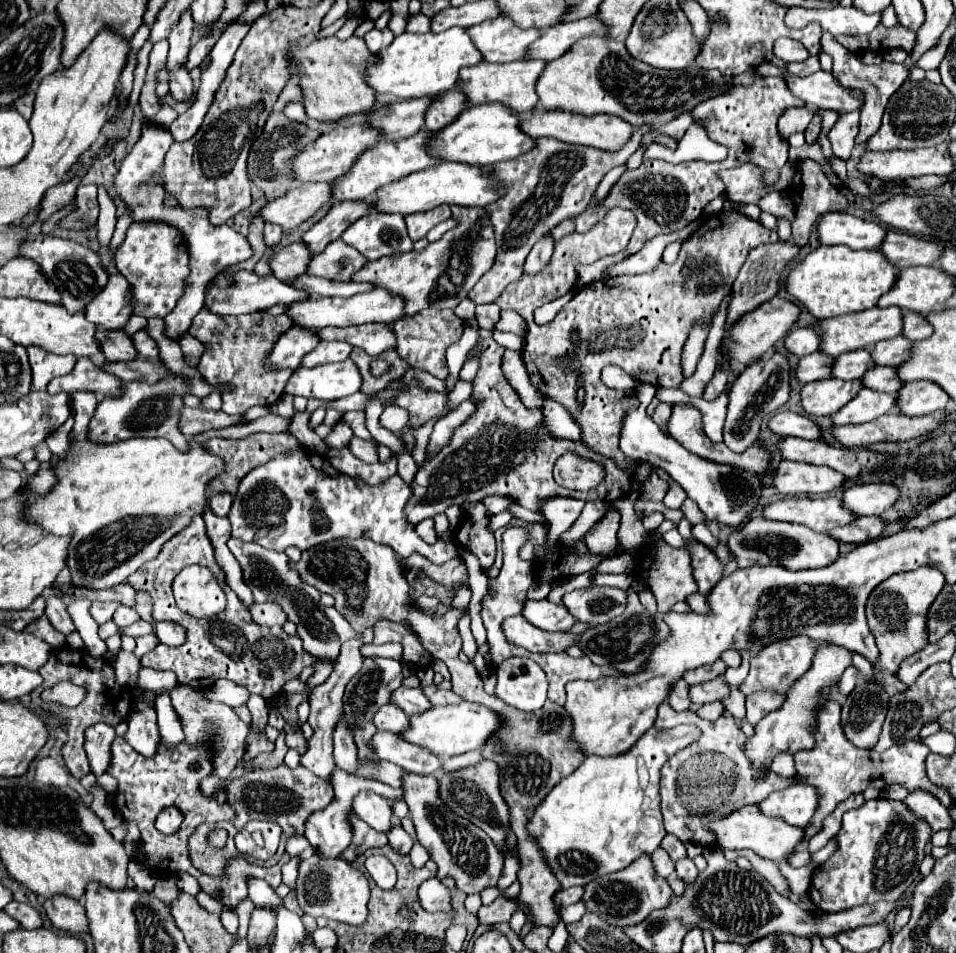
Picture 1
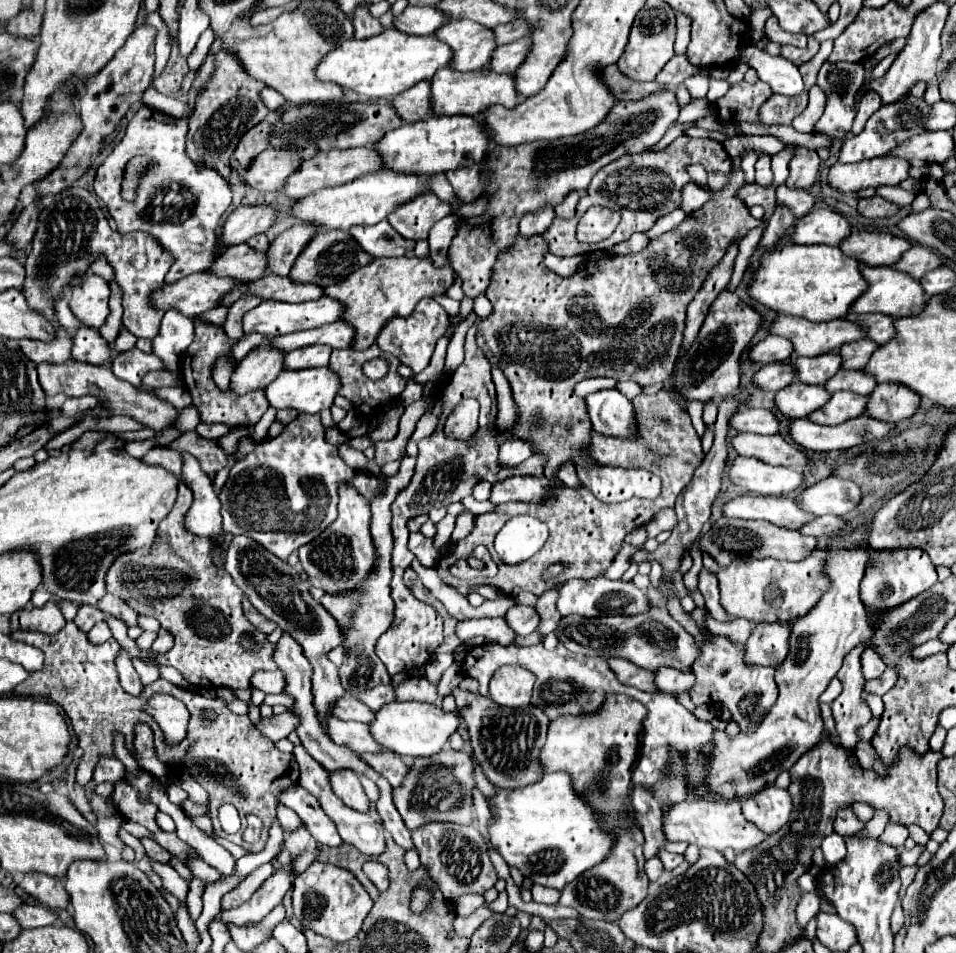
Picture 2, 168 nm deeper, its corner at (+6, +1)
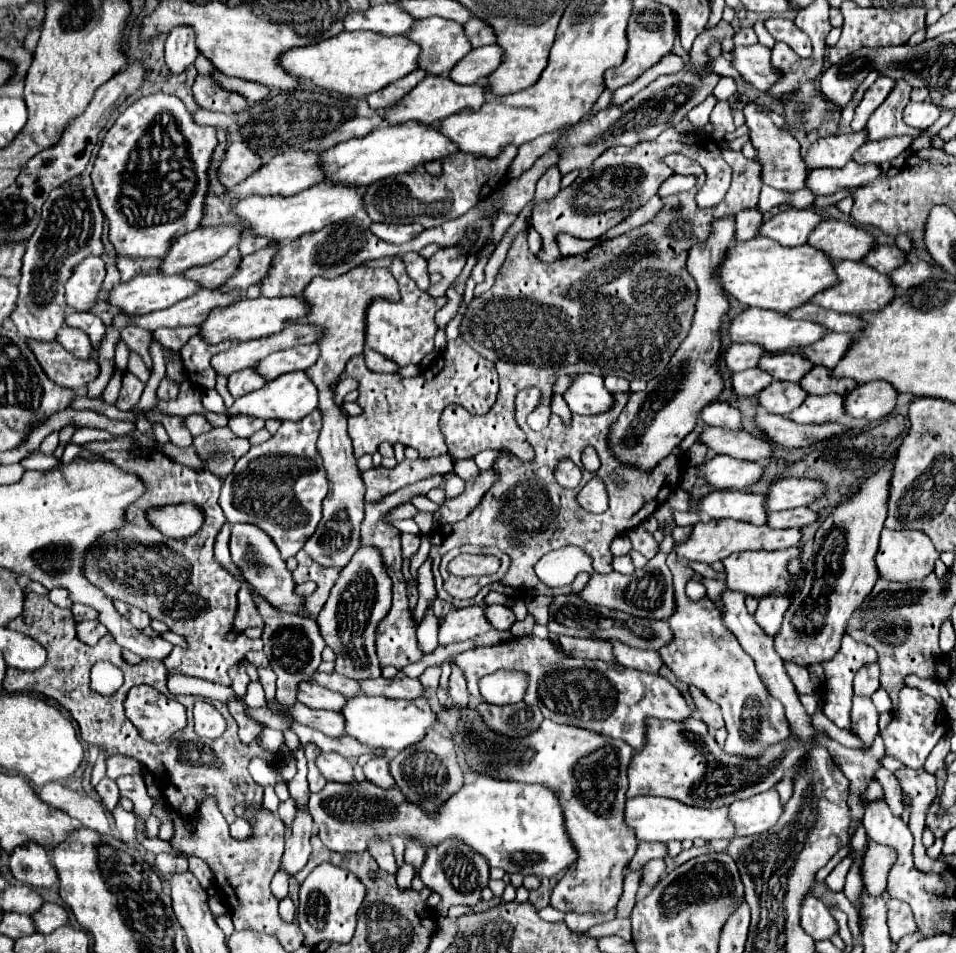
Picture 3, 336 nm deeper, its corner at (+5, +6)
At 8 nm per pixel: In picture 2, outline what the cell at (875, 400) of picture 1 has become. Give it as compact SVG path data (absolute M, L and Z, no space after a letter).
M834 392L830 402L826 402L826 406L822 406L820 410L814 410L808 418L814 424L836 426L840 422L846 422L850 418L864 414L866 402L868 402L868 396L858 396L850 392Z

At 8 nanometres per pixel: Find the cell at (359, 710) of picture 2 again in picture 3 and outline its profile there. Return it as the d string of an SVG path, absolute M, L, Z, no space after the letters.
M307 681L303 689L299 689L299 701L309 705L311 709L329 709L329 711L343 711L347 699L335 691L321 687L315 681Z

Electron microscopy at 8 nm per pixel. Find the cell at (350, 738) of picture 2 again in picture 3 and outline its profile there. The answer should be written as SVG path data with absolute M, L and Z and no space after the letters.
M299 703L299 705L295 705L295 709L291 709L291 715L295 715L297 723L317 729L329 737L343 737L345 735L345 717L341 713L317 711L317 709L311 709L311 707Z

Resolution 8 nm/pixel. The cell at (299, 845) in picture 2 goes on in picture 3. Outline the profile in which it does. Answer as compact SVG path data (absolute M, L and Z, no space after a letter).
M299 749L295 753L295 759L297 759L297 775L287 785L289 785L291 799L295 801L295 807L301 809L301 807L305 807L307 797L311 795L309 793L309 783L307 783L307 759L303 755L303 749Z

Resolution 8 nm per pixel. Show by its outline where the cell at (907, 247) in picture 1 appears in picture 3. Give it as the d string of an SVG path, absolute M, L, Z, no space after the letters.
M829 219L823 221L819 229L815 229L815 233L811 233L807 243L815 245L817 249L823 249L835 261L843 259L861 261L877 247L871 233L857 229L851 223L829 221Z

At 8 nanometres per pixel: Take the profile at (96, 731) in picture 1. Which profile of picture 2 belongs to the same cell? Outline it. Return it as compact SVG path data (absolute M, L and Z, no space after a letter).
M100 758L96 770L94 770L94 780L98 784L102 782L110 782L110 784L118 784L122 782L122 778L126 778L126 768L120 760L116 758Z

